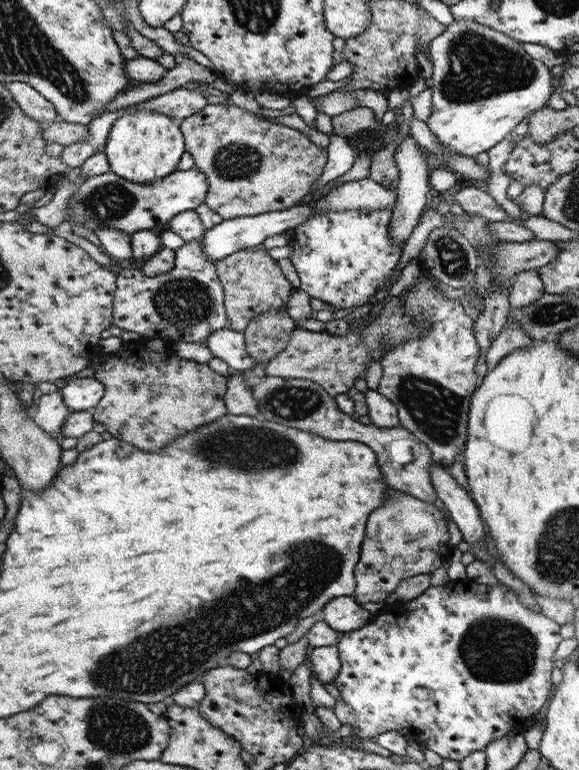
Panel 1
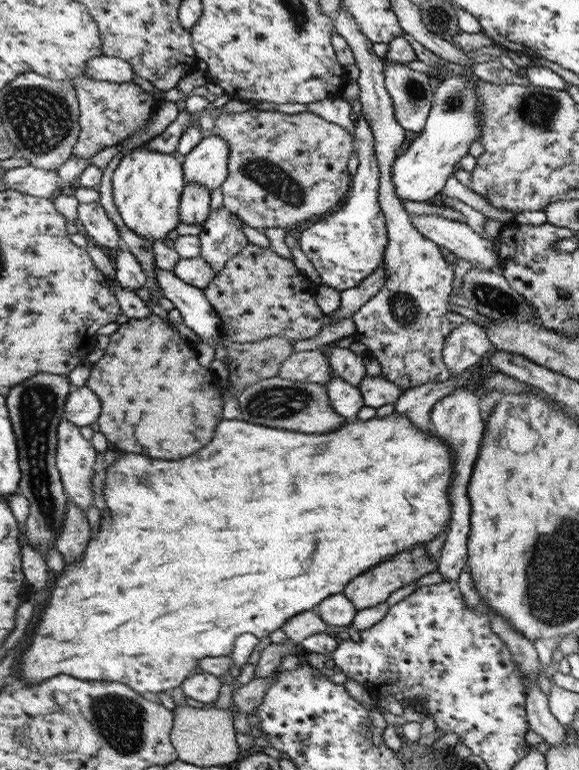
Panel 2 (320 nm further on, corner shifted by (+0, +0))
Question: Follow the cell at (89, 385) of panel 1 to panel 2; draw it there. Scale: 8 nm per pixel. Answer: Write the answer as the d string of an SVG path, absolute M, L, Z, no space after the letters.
M89 386L75 387L67 396L63 408L63 418L75 423L76 426L96 424L98 414L102 412L99 395Z

